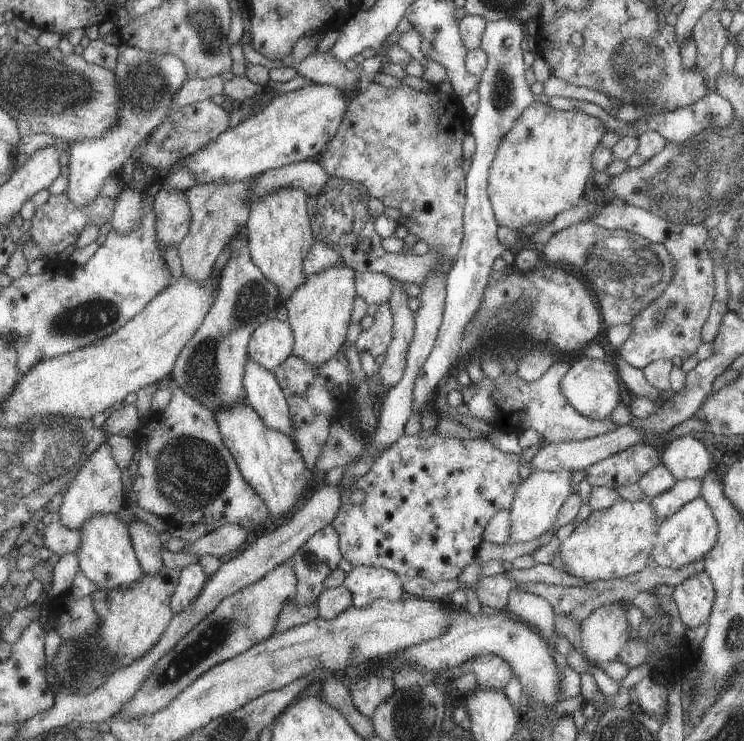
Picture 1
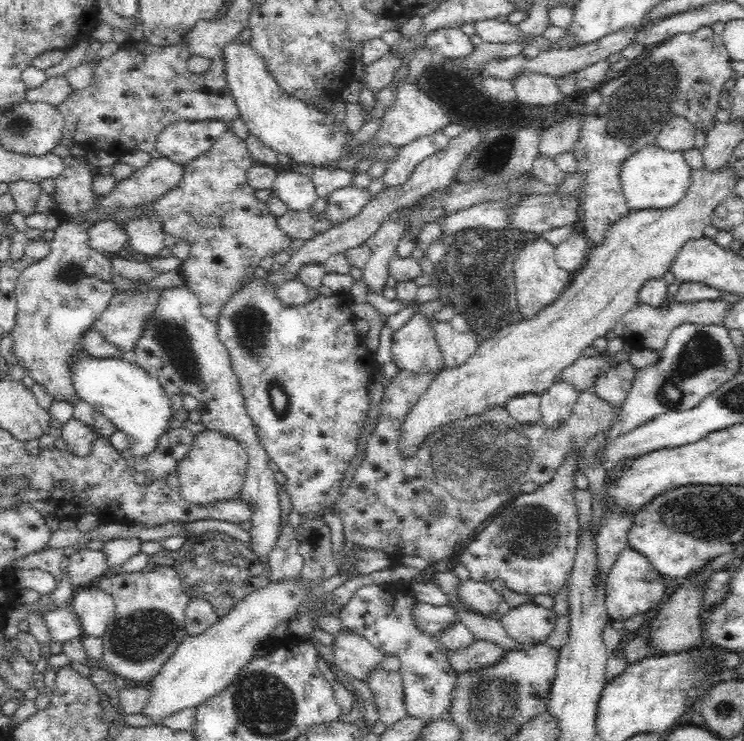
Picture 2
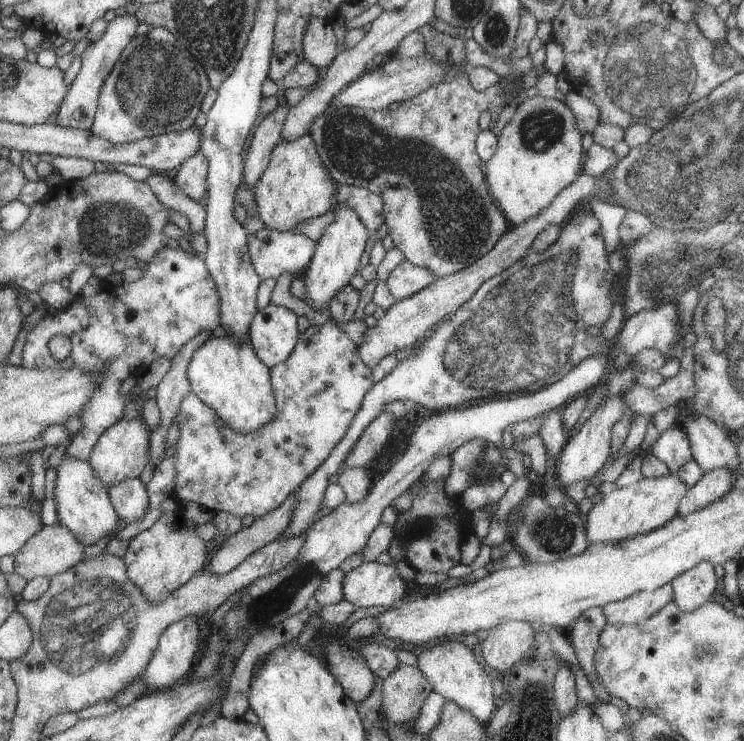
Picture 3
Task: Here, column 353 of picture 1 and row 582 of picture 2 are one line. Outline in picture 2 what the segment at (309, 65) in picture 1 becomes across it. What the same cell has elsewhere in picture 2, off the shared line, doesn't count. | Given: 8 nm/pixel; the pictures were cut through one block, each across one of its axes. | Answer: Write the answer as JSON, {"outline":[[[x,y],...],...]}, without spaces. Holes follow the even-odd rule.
{"outline":[[[79,547],[69,551],[70,560],[67,567],[69,582],[75,589],[92,584],[108,568],[106,553],[99,550]]]}

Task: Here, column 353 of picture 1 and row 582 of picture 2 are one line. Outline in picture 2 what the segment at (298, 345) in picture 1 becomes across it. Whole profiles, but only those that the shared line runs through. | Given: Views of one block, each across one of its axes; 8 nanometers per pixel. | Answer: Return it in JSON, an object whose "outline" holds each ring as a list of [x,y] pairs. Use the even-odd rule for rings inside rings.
{"outline":[[[298,582],[286,586],[266,585],[242,599],[228,615],[221,617],[202,634],[187,635],[158,674],[146,683],[149,695],[146,704],[143,704],[141,715],[154,725],[160,725],[166,718],[186,708],[196,708],[224,690],[238,676],[240,669],[250,662],[254,648],[282,618],[288,618],[288,614],[294,612],[304,600],[306,594],[298,586]]]}

